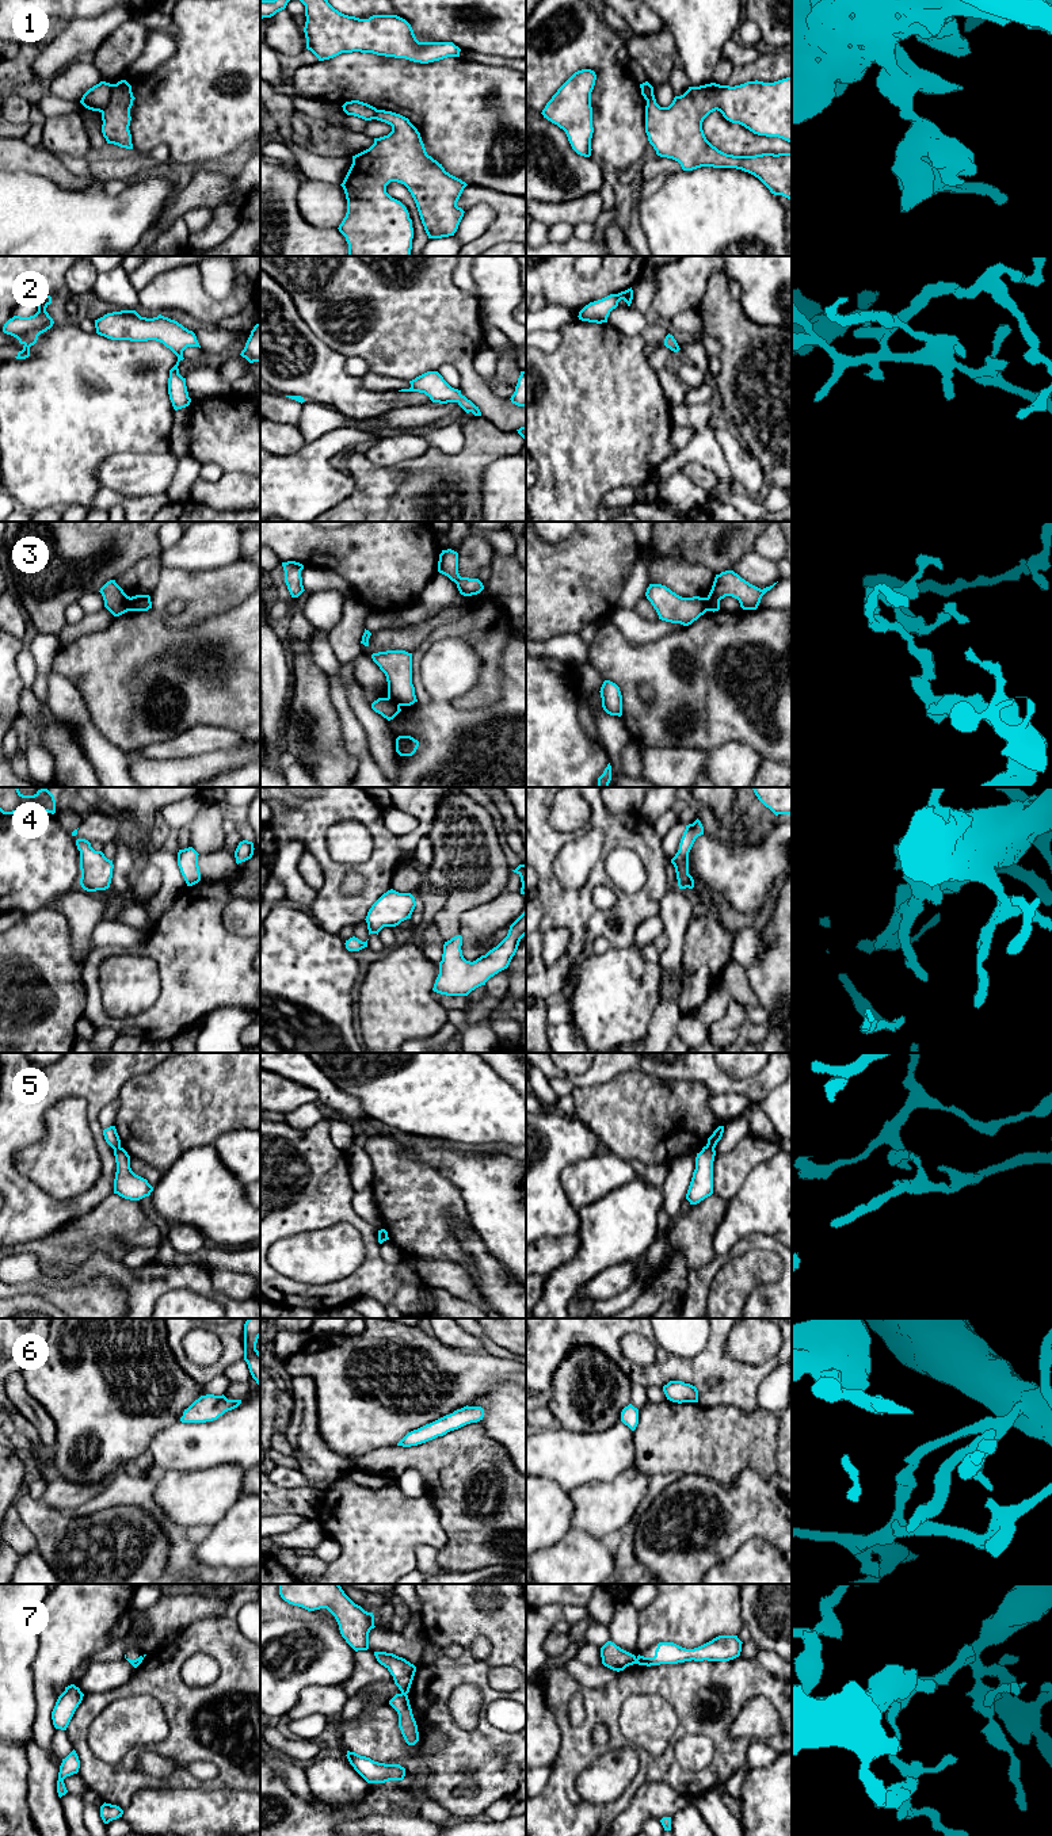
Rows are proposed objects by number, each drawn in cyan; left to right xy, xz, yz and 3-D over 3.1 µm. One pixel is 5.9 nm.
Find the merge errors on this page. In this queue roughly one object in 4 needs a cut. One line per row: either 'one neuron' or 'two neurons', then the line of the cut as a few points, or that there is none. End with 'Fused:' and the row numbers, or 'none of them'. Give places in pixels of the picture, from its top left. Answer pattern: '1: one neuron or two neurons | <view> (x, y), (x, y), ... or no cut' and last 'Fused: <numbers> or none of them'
1: two neurons | xy (115, 84), (109, 103), (100, 111)
2: one neuron | no cut
3: two neurons | xy (129, 598), (130, 610)
4: one neuron | no cut
5: two neurons | yz (706, 1145), (713, 1148)
6: one neuron | no cut
7: two neurons | xz (401, 1691), (406, 1694)
Fused: 1, 3, 5, 7

